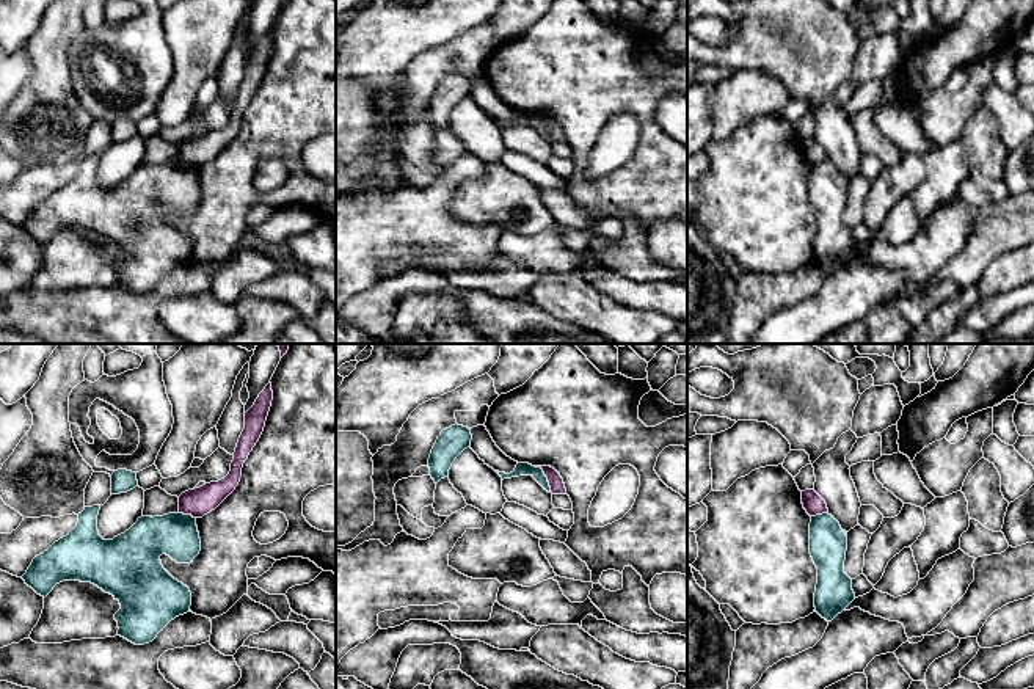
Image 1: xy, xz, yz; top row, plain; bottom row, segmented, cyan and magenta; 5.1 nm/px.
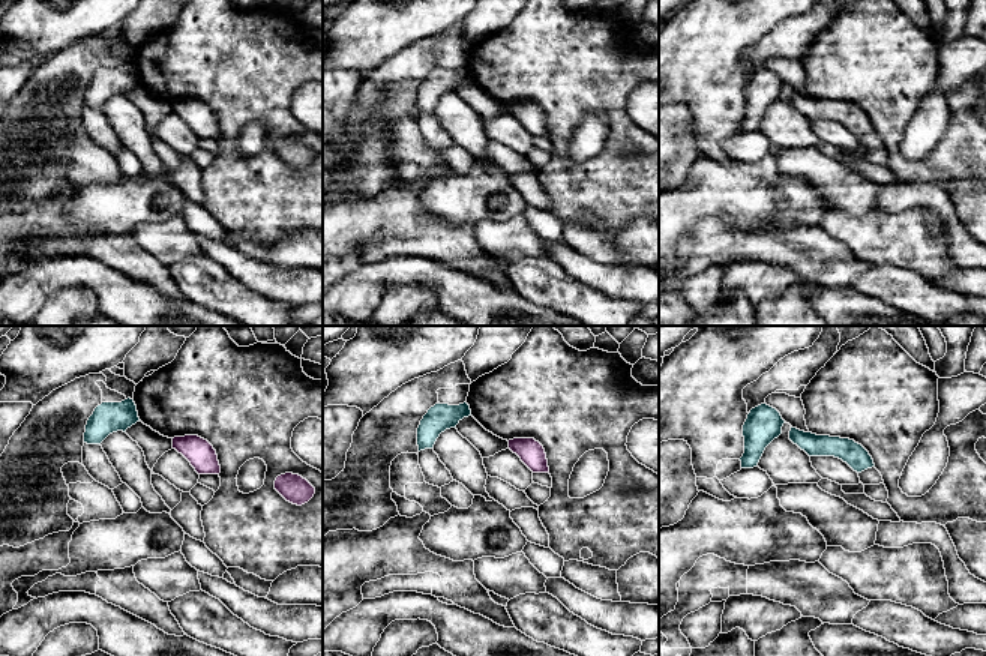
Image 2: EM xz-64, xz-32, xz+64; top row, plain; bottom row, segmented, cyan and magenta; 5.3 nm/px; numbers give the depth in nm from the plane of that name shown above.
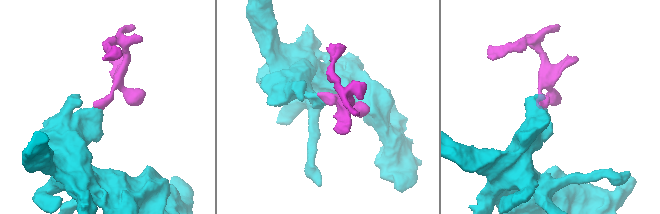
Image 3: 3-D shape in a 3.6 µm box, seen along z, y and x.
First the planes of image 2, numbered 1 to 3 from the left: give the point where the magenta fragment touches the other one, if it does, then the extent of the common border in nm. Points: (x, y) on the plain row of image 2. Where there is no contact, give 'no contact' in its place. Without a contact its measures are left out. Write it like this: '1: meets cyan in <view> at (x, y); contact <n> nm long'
1: no contact
2: no contact
3: no contact

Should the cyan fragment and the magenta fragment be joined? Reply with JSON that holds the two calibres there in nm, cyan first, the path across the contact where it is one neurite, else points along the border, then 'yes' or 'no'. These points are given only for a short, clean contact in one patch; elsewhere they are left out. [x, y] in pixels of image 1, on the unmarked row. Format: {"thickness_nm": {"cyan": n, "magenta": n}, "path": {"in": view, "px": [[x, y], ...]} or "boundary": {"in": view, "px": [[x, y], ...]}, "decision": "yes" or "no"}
{"thickness_nm": {"cyan": 60, "magenta": 80}, "boundary": {"in": "xz", "px": [[534, 115], [543, 120], [551, 140]]}, "decision": "no"}

